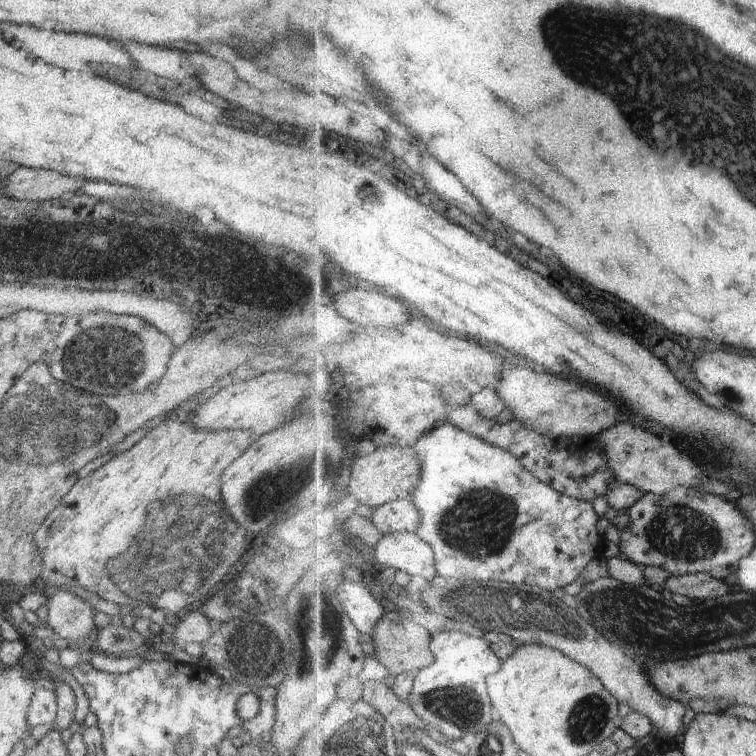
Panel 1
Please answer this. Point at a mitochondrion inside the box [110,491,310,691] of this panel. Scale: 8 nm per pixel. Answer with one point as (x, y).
(247, 654)

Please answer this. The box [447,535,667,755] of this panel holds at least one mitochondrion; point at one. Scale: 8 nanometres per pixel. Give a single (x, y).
(588, 718)

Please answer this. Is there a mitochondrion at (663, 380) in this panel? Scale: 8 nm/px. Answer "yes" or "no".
no

